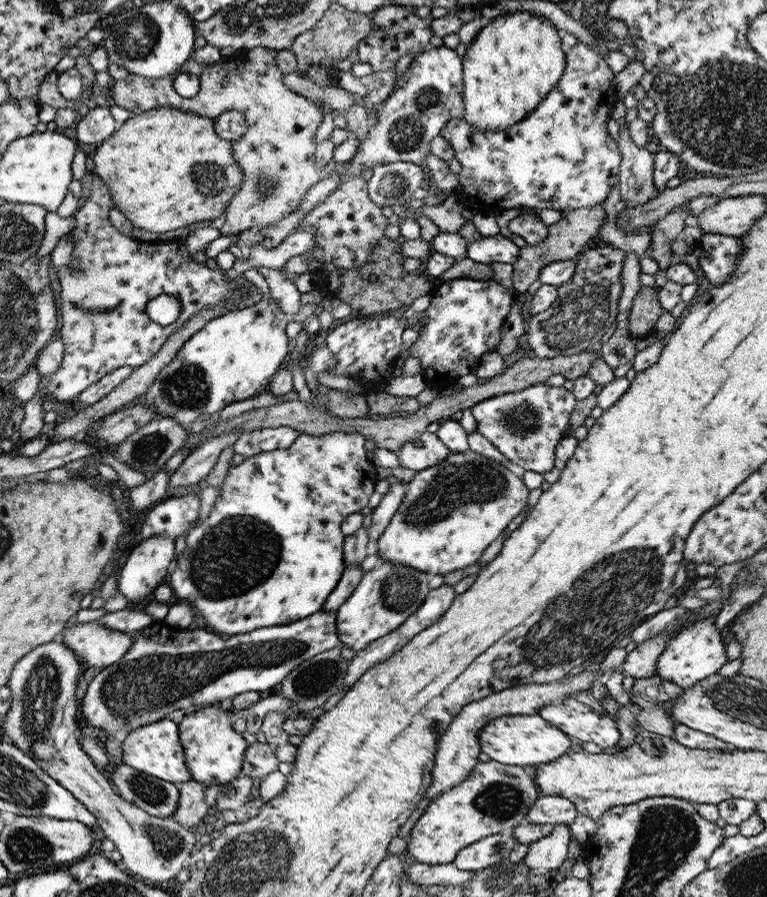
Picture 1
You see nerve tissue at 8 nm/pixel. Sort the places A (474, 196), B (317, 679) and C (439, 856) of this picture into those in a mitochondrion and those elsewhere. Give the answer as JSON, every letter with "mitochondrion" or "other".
{"A":"other","B":"mitochondrion","C":"other"}

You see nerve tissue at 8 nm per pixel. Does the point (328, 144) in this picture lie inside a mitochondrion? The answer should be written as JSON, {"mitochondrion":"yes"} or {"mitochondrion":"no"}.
{"mitochondrion":"no"}

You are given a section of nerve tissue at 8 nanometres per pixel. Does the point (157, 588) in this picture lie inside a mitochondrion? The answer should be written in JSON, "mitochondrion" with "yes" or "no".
{"mitochondrion":"no"}

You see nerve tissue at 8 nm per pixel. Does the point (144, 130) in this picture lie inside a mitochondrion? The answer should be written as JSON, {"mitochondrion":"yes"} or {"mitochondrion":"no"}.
{"mitochondrion":"no"}

